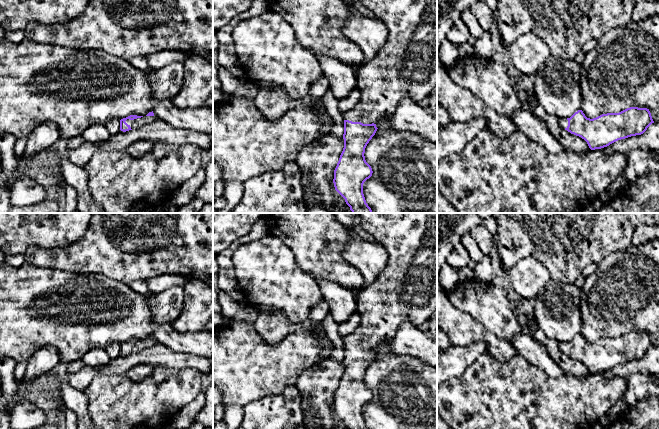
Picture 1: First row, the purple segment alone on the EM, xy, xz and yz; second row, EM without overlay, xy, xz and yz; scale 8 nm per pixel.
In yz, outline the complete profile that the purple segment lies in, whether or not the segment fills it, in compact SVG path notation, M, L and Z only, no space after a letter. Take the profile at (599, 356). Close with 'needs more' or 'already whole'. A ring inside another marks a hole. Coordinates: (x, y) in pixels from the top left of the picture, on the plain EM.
M630 331L619 337L602 338L593 343L587 342L582 334L578 334L570 342L559 344L562 352L584 363L591 374L607 371L621 363L641 359L652 347L654 345L649 333L638 331Z; needs more

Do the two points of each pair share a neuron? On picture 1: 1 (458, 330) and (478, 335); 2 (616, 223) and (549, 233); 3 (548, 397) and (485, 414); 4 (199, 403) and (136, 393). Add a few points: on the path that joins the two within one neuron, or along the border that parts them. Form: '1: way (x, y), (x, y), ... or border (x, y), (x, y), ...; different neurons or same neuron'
1: way (463, 330), (473, 331); same neuron
2: way (599, 223), (576, 223), (570, 229), (566, 229); same neuron
3: way (532, 399), (514, 414), (501, 414); same neuron
4: border (202, 390), (178, 411); different neurons

